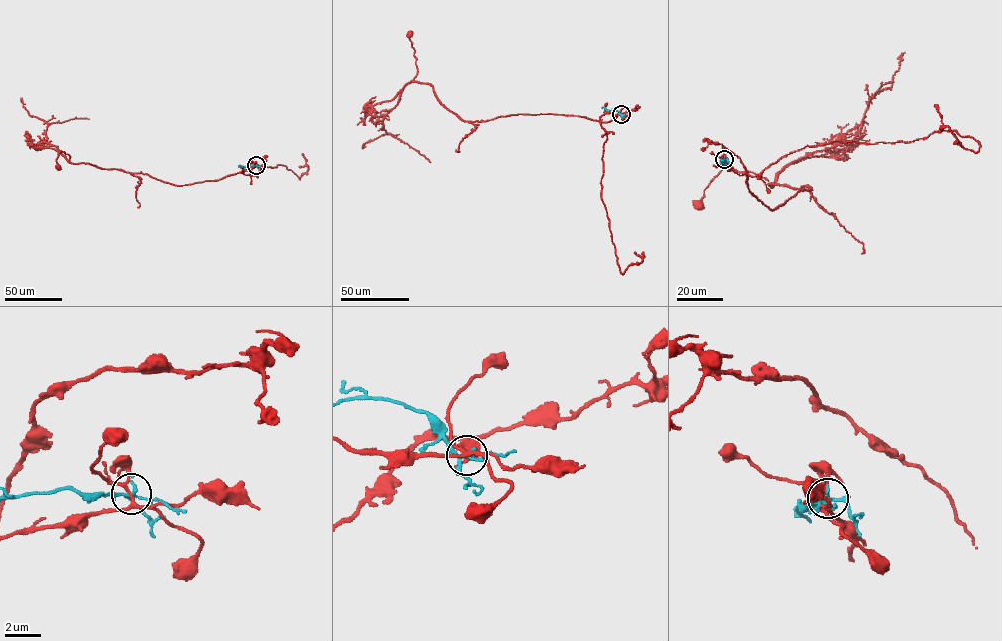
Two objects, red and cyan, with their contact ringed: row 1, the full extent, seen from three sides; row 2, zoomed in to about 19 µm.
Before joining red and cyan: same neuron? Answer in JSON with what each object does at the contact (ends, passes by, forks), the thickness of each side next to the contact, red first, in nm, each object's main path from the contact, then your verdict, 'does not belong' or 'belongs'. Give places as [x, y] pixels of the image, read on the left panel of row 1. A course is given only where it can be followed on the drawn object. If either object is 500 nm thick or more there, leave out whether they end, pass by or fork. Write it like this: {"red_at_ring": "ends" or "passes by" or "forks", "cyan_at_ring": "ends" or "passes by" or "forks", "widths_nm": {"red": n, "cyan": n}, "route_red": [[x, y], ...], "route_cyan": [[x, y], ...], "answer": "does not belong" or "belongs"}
{"red_at_ring": "forks", "cyan_at_ring": "forks", "widths_nm": {"red": 180, "cyan": 150}, "route_red": [[257, 166], [219, 179], [176, 185], [140, 173], [72, 164], [69, 155], [60, 150], [56, 160], [59, 167]], "route_cyan": [[257, 166], [238, 167]], "answer": "does not belong"}

